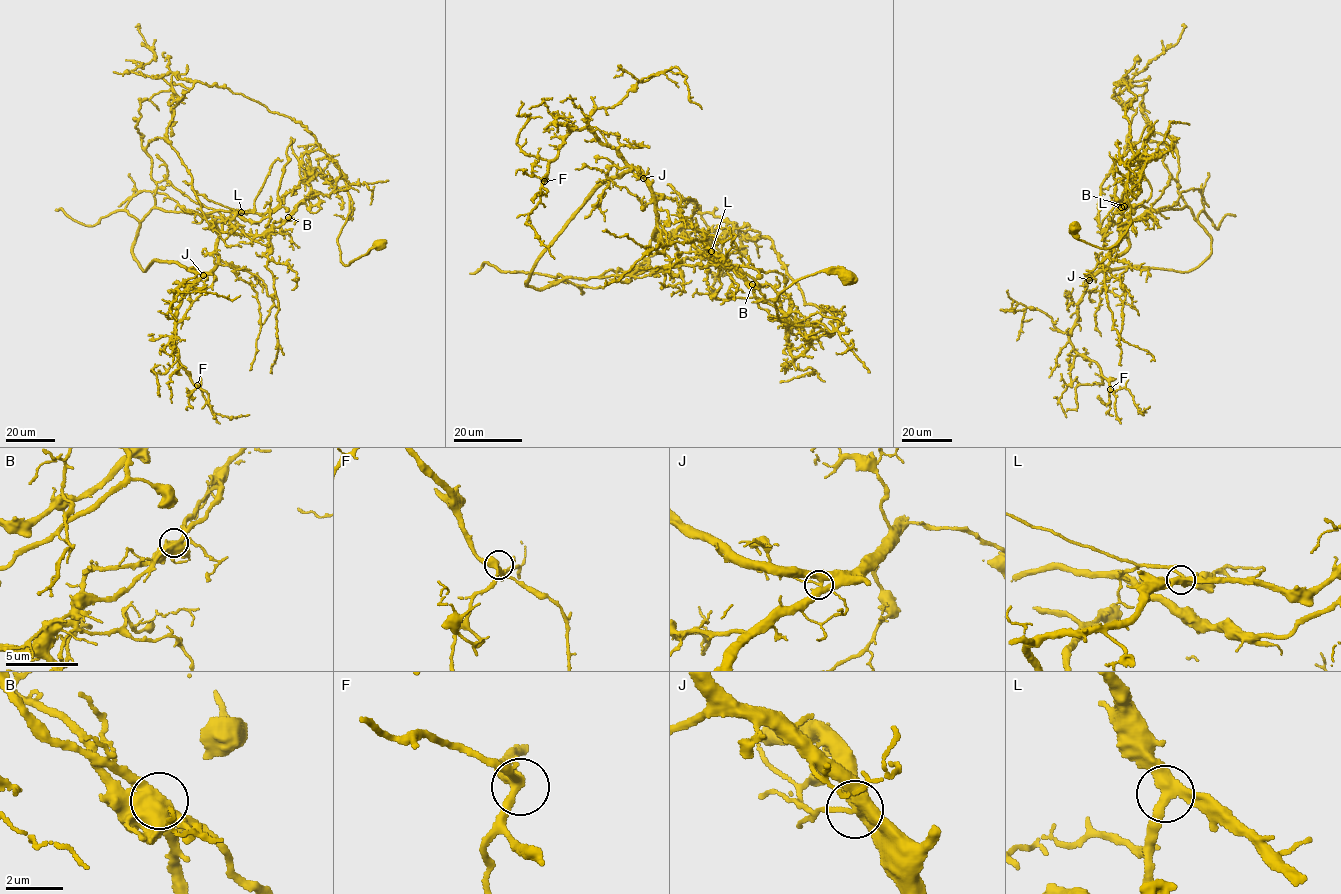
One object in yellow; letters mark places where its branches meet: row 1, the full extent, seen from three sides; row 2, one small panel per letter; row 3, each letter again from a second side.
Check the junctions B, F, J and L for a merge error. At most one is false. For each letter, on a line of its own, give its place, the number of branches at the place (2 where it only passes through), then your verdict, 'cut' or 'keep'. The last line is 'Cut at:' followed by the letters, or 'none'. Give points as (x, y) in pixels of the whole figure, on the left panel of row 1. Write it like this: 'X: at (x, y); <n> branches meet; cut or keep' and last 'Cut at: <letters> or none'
B: at (288, 217); 3 branches meet; cut
F: at (197, 385); 3 branches meet; keep
J: at (203, 275); 3 branches meet; keep
L: at (241, 212); 3 branches meet; keep
Cut at: B

